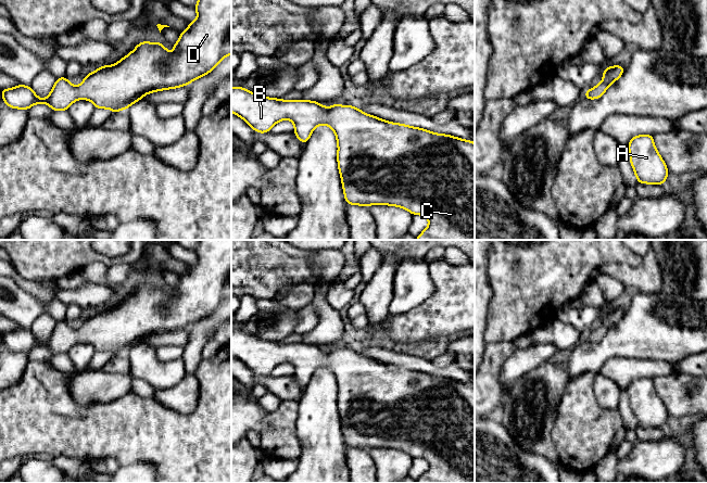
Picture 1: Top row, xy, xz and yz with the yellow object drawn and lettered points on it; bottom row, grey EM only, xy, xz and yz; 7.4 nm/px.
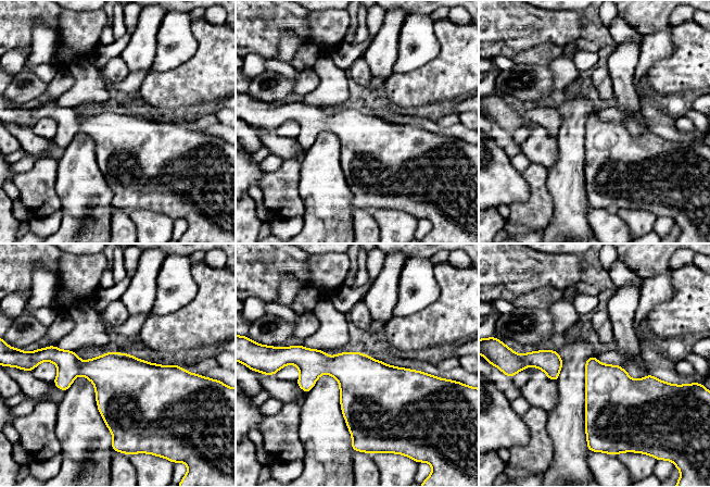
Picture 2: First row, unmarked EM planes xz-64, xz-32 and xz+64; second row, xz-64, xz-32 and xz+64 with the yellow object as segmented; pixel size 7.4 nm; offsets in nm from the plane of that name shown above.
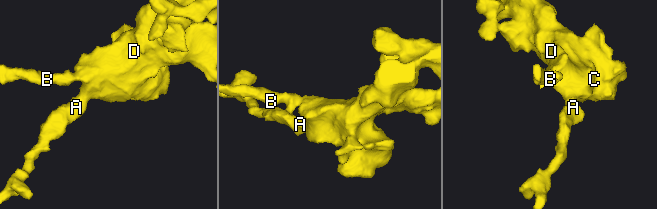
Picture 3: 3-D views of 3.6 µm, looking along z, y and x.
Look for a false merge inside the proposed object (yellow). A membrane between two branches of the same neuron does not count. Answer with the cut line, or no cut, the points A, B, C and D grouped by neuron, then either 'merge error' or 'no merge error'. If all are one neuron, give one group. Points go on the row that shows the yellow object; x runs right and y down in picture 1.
no cut; A B C D; no merge error

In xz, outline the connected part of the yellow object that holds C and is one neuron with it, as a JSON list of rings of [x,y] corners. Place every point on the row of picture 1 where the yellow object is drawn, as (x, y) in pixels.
[[[231,87],[231,112],[260,134],[268,132],[280,120],[290,119],[294,124],[295,137],[303,144],[318,125],[329,126],[338,142],[338,168],[348,204],[367,207],[374,204],[399,206],[413,215],[426,216],[429,226],[416,240],[475,240],[475,143],[471,140],[390,123],[351,105],[333,103],[326,109],[316,101],[305,99],[287,101],[265,98],[243,87]]]

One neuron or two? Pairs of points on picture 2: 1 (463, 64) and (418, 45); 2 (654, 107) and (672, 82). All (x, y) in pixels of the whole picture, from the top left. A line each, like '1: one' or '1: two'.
1: two
2: two

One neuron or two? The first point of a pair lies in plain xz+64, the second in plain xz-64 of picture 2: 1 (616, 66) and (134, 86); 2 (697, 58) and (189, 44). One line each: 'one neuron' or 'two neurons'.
1: two neurons
2: two neurons

